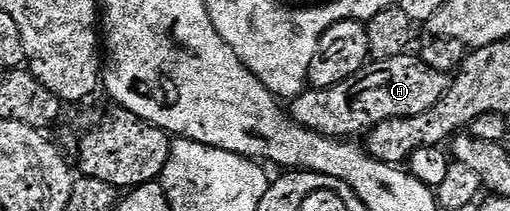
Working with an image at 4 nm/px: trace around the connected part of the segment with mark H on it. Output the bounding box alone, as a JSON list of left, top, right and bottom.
[290,54,448,138]

